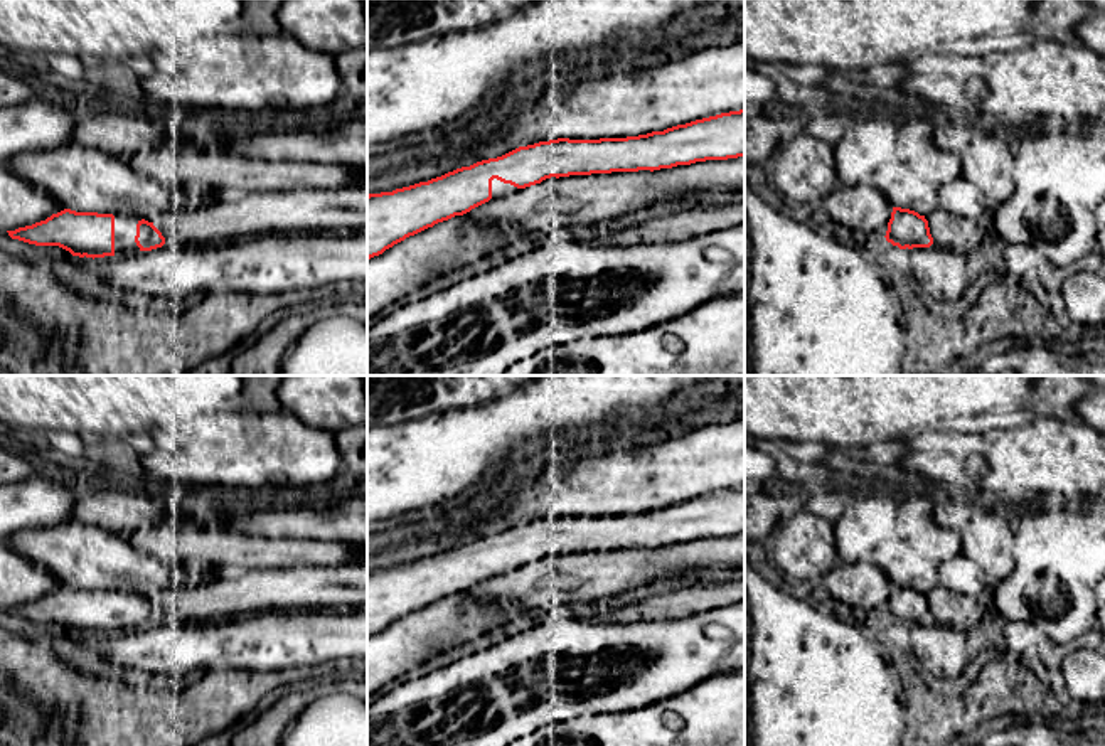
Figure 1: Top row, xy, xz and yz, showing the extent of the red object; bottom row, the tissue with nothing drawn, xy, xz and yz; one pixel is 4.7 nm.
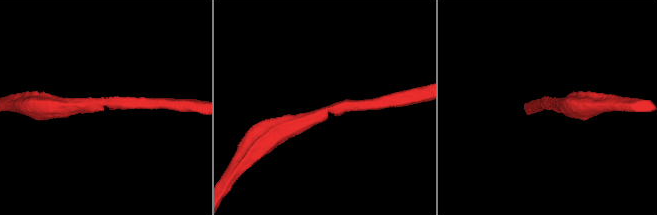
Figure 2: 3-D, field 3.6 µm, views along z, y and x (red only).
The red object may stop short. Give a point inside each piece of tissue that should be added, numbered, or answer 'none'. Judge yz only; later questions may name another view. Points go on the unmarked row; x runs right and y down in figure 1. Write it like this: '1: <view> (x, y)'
none

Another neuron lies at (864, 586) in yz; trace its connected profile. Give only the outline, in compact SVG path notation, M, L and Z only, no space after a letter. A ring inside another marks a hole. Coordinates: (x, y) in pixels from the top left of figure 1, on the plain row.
M841 561L824 576L817 588L864 616L876 616L886 613L893 581L874 561Z

